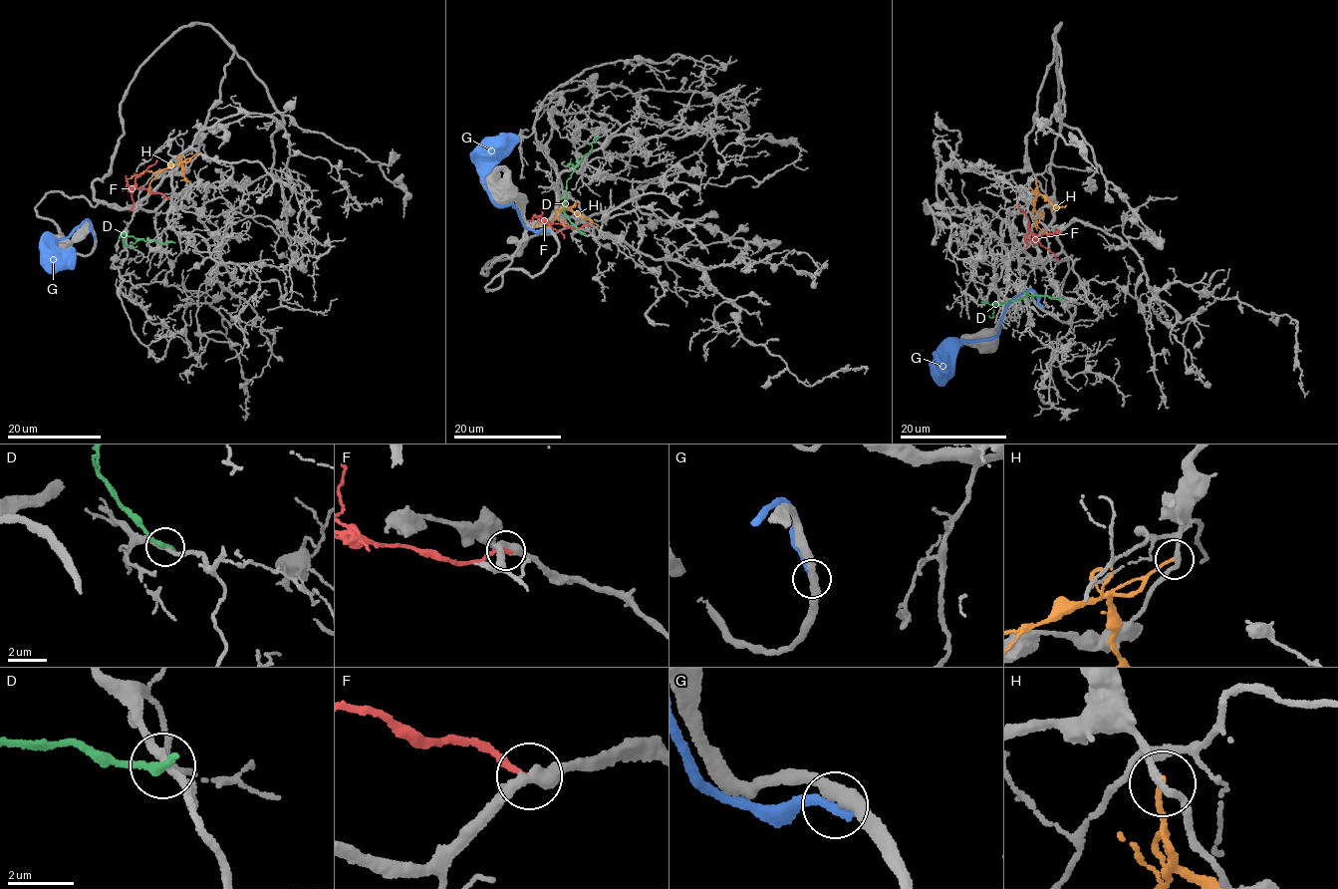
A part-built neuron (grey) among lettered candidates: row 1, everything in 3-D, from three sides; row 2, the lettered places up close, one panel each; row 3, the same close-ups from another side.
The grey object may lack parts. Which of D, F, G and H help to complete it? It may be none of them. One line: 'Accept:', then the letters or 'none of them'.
Accept: F

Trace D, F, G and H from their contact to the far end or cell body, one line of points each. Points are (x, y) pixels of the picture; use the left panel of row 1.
D: (126, 245), (122, 234), (125, 233), (136, 239), (175, 242)
F: (168, 198), (136, 187), (135, 177), (157, 160)
G: (95, 238), (90, 220), (85, 219), (70, 234), (48, 242), (45, 238), (56, 245), (51, 255), (51, 268)
H: (197, 153), (163, 169), (144, 170), (138, 176), (127, 178)

